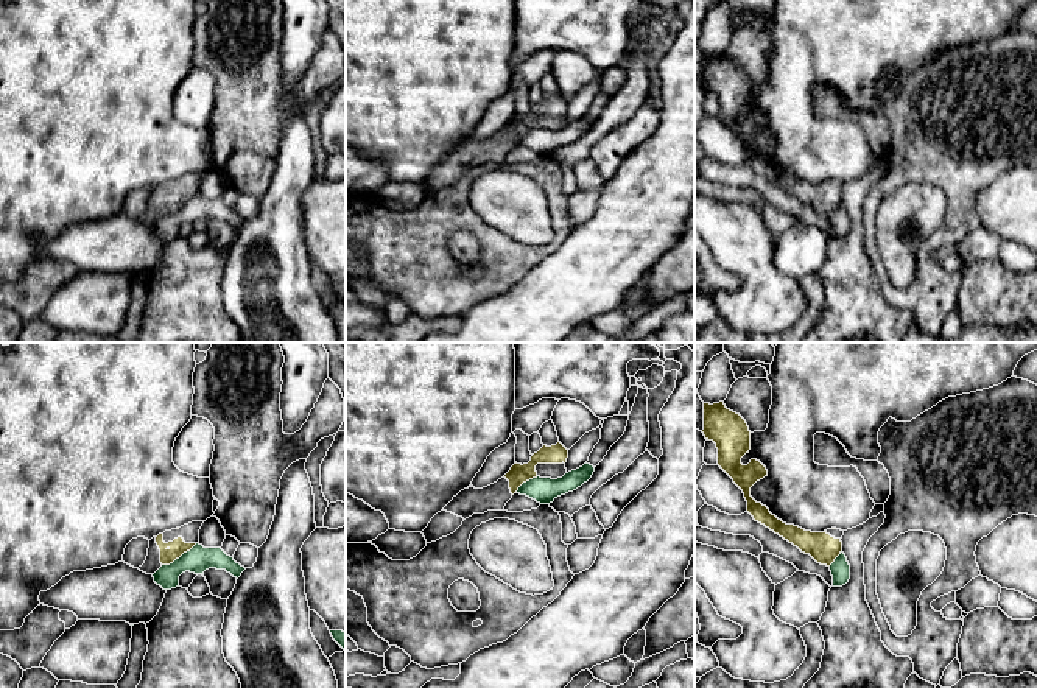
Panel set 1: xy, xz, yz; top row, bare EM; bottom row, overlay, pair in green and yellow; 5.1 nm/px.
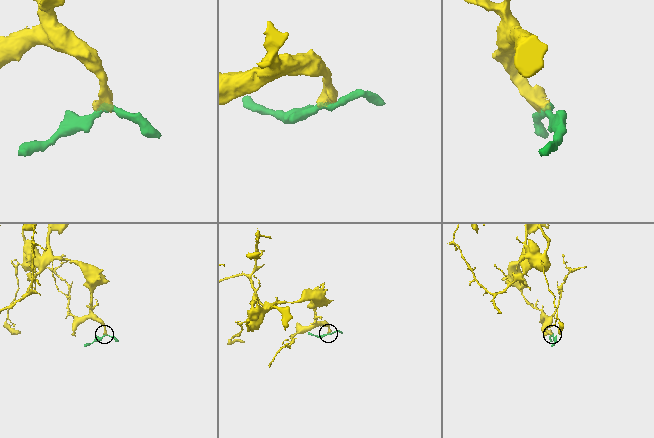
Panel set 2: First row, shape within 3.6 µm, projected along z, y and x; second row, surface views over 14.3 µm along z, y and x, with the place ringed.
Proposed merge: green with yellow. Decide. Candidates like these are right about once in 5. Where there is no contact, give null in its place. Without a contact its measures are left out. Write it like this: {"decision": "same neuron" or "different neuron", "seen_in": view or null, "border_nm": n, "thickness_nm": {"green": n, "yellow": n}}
{"decision": "different neuron", "seen_in": "xy", "border_nm": 220, "thickness_nm": {"green": 140, "yellow": 90}}

